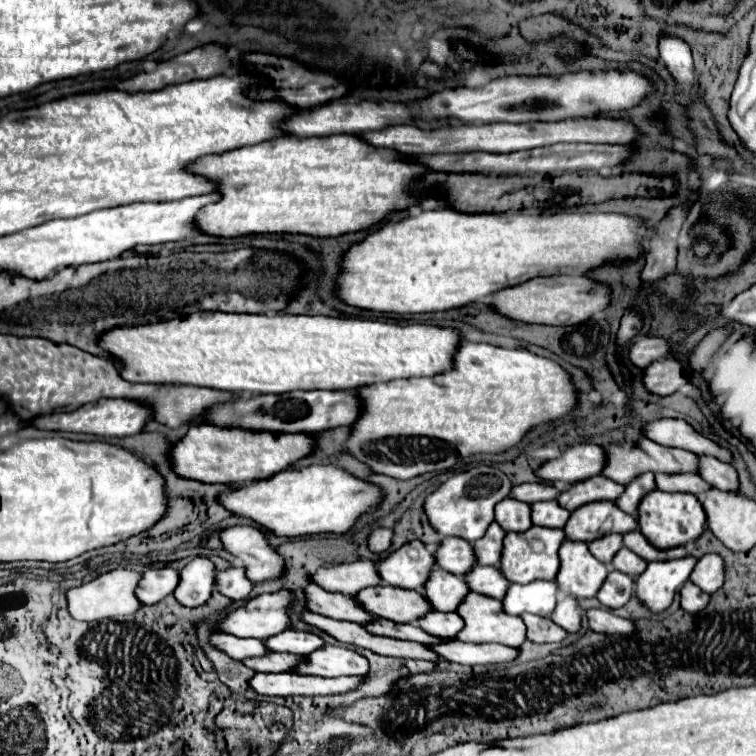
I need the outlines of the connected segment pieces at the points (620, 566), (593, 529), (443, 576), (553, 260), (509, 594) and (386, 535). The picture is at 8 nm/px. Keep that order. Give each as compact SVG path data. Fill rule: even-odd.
M626 546L612 560L612 568L616 568L618 572L624 572L628 576L640 576L646 570L646 566L648 566L648 562L642 560L638 554L630 552Z
M594 502L584 504L582 508L576 508L566 526L564 532L570 536L570 540L582 540L590 542L596 538L602 538L606 534L626 534L630 530L636 530L638 522L634 516L622 512L614 502Z
M434 568L430 574L434 574L434 580L430 578L426 580L424 598L430 602L432 610L450 612L458 608L458 604L462 602L462 596L468 594L466 582L460 576L444 572L442 568Z
M452 208L428 210L418 216L394 216L382 222L380 230L370 232L364 240L352 244L340 262L336 278L336 296L340 302L374 312L416 314L438 312L464 306L494 294L498 288L522 284L534 276L554 272L584 274L602 262L632 258L646 250L650 232L640 218L622 214L554 214L540 216L532 210L506 214L464 214Z
M530 582L526 586L522 584L510 584L506 590L506 596L502 598L502 608L506 614L520 616L523 613L538 614L538 616L550 616L556 604L556 584L554 582Z
M378 526L368 534L368 548L376 554L382 554L390 548L390 540L392 540L392 530Z

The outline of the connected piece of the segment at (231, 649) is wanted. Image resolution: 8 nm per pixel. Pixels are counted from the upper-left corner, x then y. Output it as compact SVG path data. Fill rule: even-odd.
M216 632L210 636L210 646L226 652L234 660L244 660L248 656L264 656L268 650L256 638L238 638L230 634Z

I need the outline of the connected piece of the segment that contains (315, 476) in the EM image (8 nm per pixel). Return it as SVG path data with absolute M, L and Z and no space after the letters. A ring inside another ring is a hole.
M338 466L286 468L270 478L238 484L232 492L222 492L218 502L234 516L248 518L274 536L298 538L306 534L344 534L360 514L372 512L380 502L380 488L368 484Z

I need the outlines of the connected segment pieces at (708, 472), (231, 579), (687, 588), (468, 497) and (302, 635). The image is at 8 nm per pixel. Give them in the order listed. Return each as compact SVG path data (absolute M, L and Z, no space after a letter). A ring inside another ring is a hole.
M698 456L698 476L702 476L710 486L722 488L722 490L734 490L738 492L738 474L736 470L714 458L714 456Z
M228 568L228 570L216 572L214 584L218 592L222 592L230 600L246 600L252 590L252 584L250 580L246 580L242 568Z
M686 582L680 590L680 604L686 612L700 612L702 608L706 608L708 600L710 600L710 596L692 582Z
M478 466L452 474L442 486L426 496L422 508L430 526L440 536L458 536L472 544L474 540L482 538L486 528L494 522L494 506L510 494L510 486L512 484L502 470L494 466Z
M284 630L276 636L262 640L262 644L272 652L290 652L298 656L306 656L316 648L324 646L324 640L312 632L298 632L298 630Z

